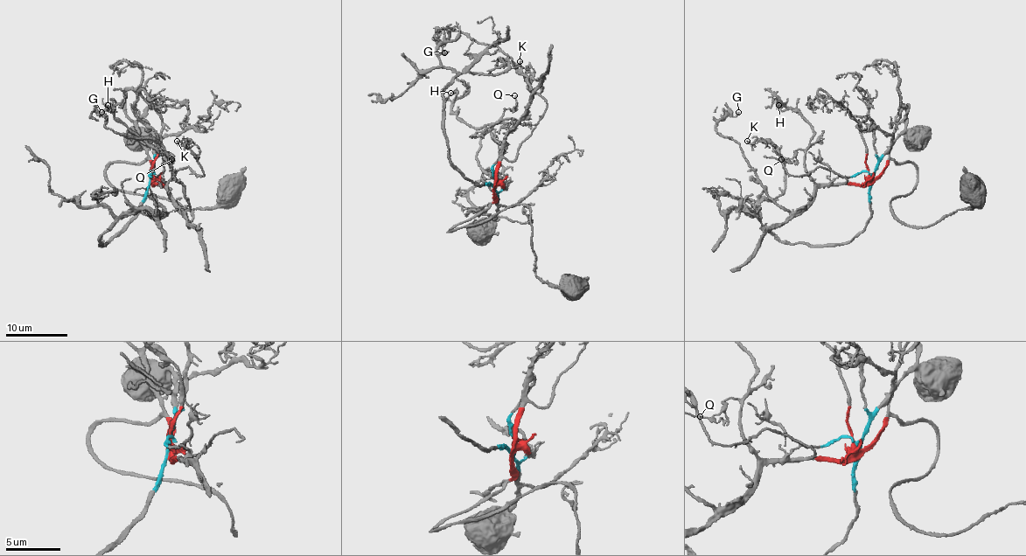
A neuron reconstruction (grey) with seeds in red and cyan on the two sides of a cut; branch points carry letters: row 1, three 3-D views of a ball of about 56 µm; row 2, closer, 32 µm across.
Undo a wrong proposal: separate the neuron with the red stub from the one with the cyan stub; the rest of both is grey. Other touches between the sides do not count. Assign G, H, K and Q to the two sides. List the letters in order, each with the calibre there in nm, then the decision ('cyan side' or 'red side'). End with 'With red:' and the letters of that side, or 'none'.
G: 170 nm thick; red side
H: 150 nm thick; red side
K: 150 nm thick; red side
Q: 130 nm thick; red side
With red: G, H, K, Q

